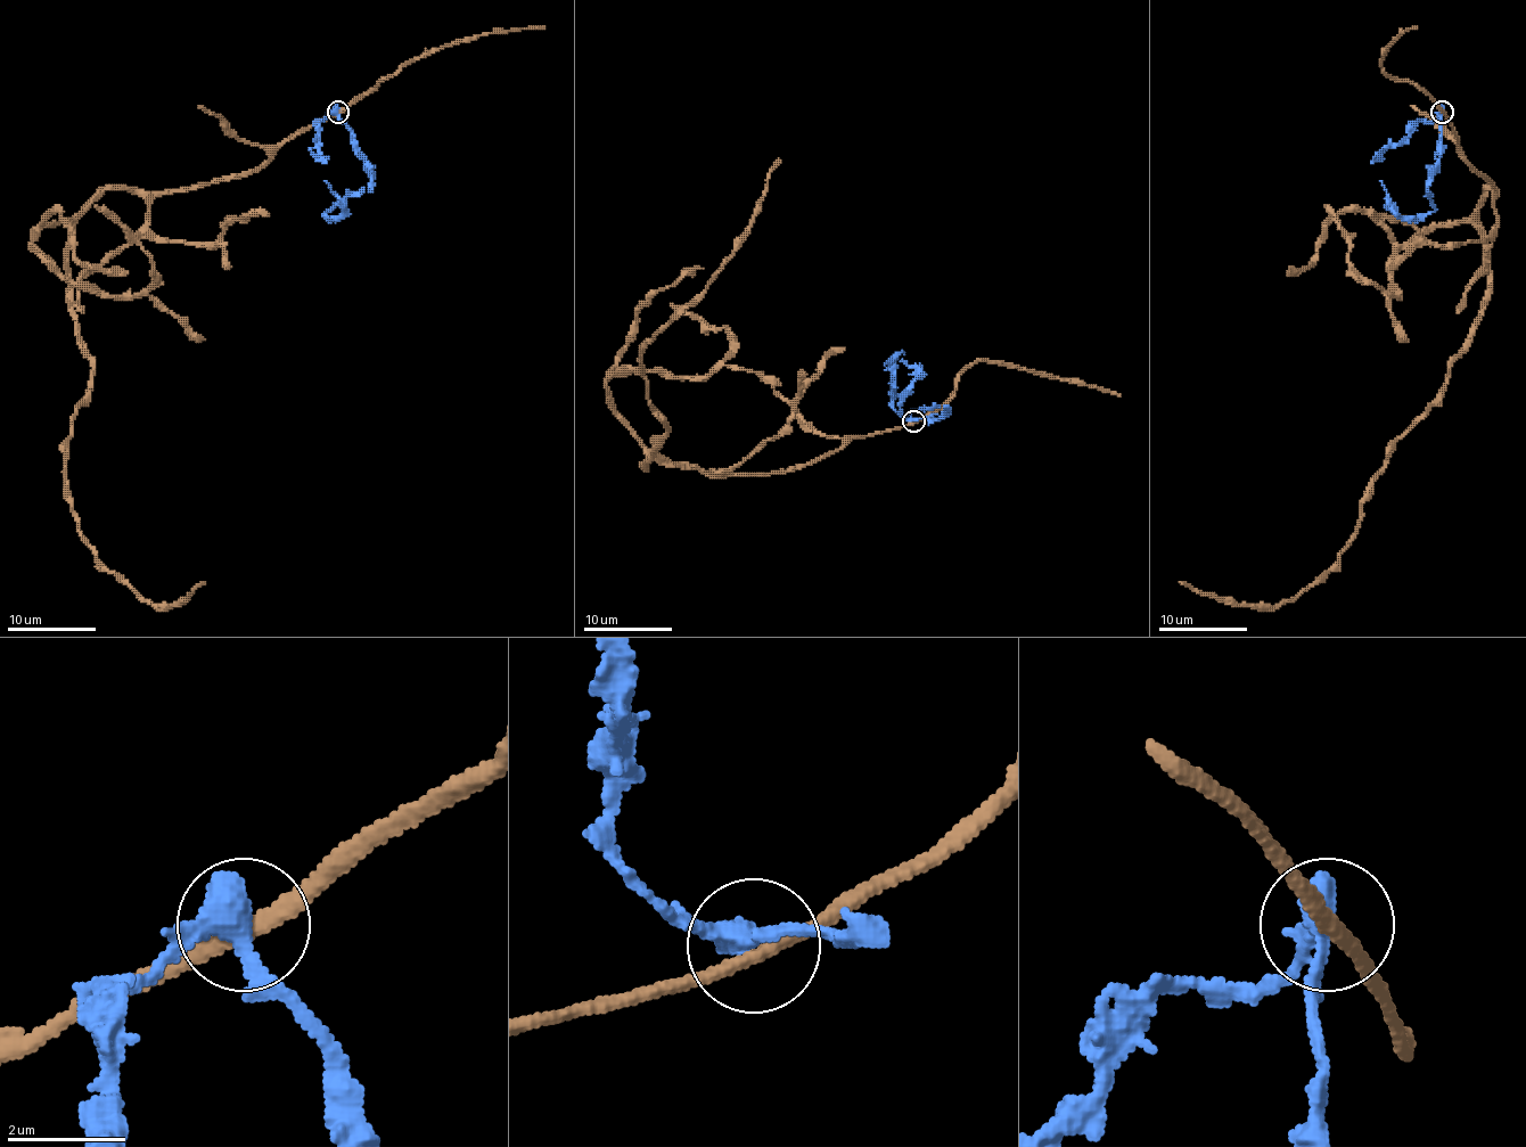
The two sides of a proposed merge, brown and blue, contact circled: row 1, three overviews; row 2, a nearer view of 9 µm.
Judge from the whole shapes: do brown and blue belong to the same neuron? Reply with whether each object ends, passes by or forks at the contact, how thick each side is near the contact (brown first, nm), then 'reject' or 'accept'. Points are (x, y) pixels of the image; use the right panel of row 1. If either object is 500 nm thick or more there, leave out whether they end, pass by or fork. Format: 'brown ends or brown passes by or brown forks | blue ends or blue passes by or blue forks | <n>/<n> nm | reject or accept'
brown passes by | blue passes by | 240/440 nm | reject

